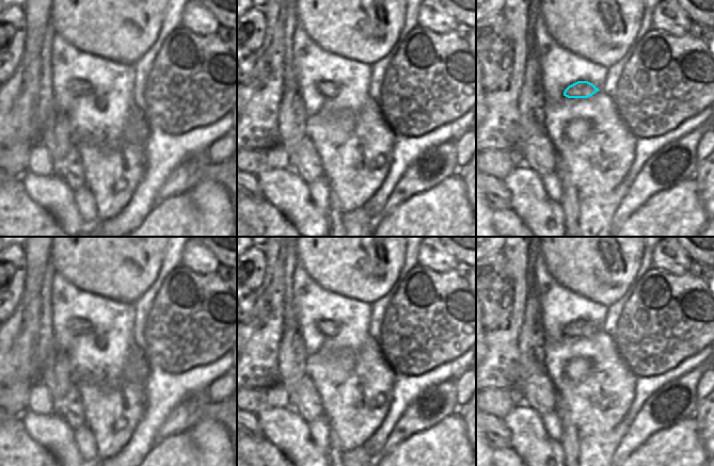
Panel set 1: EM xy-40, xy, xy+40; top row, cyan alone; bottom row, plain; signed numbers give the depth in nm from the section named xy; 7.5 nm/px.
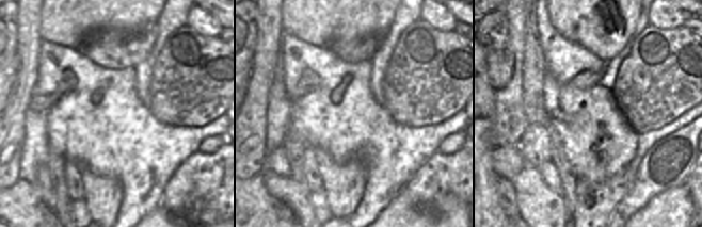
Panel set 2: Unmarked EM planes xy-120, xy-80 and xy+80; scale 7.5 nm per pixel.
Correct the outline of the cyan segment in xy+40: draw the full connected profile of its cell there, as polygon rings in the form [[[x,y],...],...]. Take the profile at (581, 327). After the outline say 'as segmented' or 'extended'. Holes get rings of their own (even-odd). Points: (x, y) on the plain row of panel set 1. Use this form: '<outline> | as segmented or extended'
[[[577,320],[565,328],[564,335],[568,337],[588,337],[599,330],[596,324],[588,320]]] | as segmented

